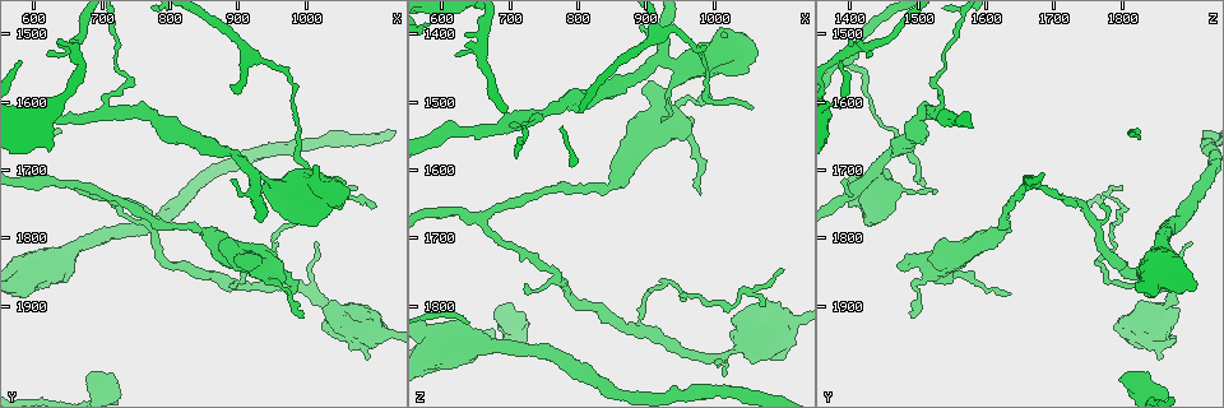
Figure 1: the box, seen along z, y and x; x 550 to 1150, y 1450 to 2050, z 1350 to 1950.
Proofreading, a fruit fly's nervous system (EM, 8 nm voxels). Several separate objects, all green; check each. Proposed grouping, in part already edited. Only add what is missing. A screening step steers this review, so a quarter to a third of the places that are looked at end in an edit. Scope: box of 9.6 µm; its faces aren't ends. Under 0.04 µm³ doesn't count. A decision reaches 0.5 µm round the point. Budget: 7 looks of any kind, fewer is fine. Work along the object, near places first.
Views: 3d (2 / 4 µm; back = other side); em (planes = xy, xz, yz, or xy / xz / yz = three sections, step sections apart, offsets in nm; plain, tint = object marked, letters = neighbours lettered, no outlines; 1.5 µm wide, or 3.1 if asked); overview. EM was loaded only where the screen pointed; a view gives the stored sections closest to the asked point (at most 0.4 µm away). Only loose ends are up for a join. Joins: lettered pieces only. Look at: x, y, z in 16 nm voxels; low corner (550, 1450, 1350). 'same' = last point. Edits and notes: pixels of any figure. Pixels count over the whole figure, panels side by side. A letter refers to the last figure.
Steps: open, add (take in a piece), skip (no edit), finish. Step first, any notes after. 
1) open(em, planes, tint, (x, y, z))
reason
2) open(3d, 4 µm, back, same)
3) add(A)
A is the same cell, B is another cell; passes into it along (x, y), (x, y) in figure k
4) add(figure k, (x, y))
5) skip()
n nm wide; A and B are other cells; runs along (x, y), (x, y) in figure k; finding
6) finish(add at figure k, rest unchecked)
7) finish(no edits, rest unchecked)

open(em, planes, plain, (990, 1915, 1485))
free end

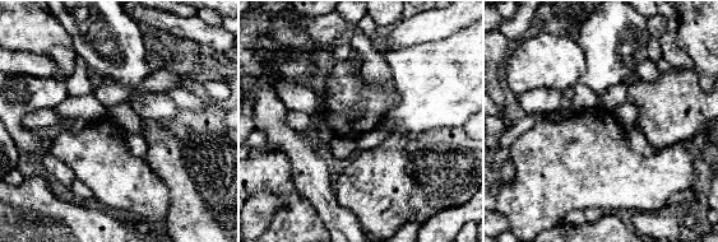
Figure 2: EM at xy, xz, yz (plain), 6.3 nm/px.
open(em, planes, letters, same)

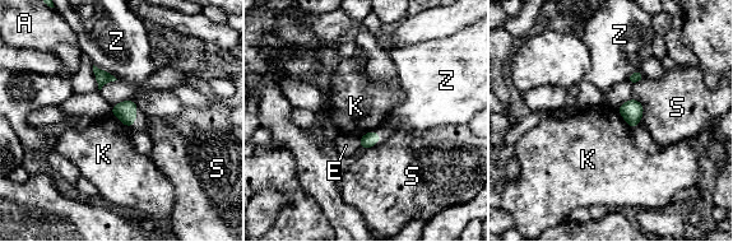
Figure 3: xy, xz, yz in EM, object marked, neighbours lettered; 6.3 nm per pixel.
skip()
90 nm wide; A, E, K, S and Z are other cells; no lettered piece goes on from it

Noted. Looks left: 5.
open(em, planes, letters, (680, 2000, 1805))
stops while still wide

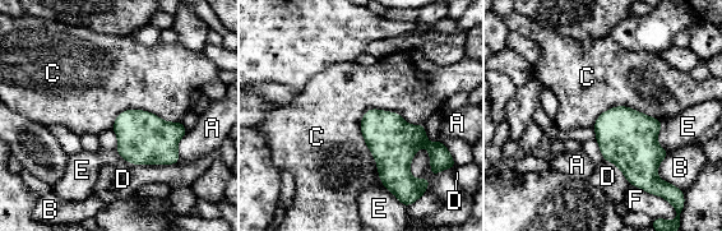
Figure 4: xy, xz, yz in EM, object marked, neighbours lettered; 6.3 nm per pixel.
skip()
240 nm wide; A, B, C, D, E and F are other cells; no lettered piece goes on from it

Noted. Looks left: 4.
open(3d, 4 µm, (635, 1510, 1400))
free end

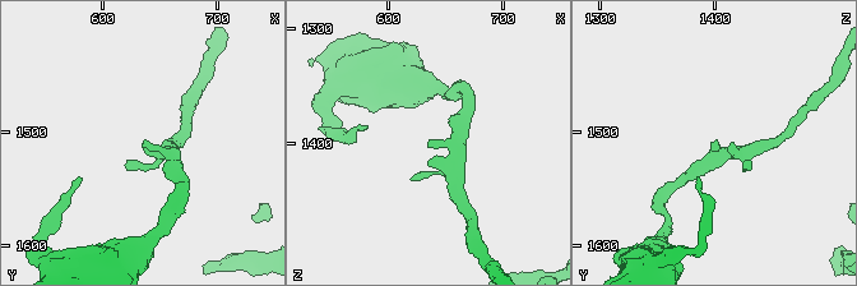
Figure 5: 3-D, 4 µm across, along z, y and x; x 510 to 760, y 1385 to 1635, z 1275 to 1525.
open(em, planes, letters, (634, 1510, 1404))

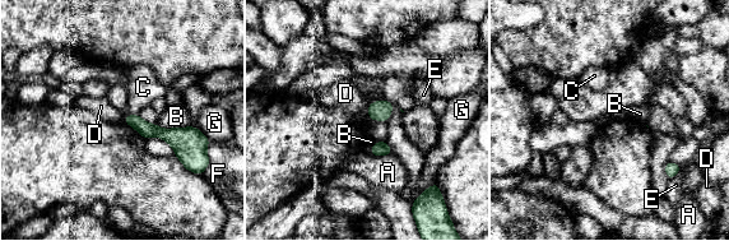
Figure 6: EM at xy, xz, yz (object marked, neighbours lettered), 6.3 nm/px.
skip()
A, B, C, D, E, F and G are other cells; runs along (128, 119), (147, 130), (196, 138) in figure 6; no lettered piece goes on from it

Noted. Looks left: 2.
finish(no edits, rest unchecked)

